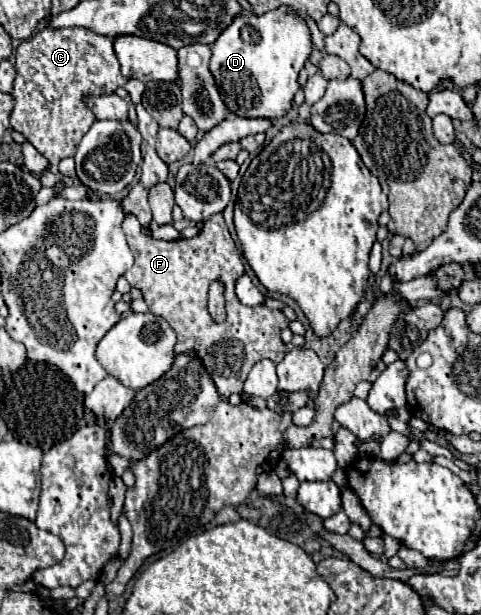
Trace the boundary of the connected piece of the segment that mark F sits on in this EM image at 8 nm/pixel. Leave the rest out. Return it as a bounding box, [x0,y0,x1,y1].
[124,214,286,398]

